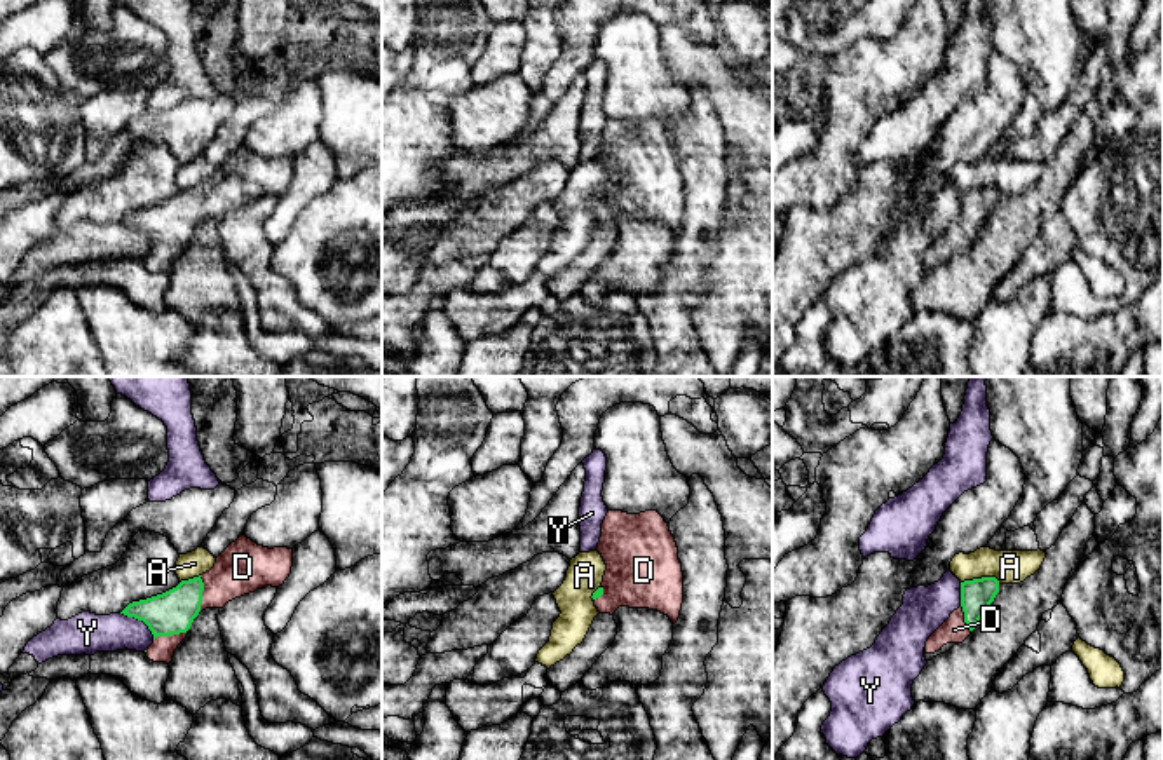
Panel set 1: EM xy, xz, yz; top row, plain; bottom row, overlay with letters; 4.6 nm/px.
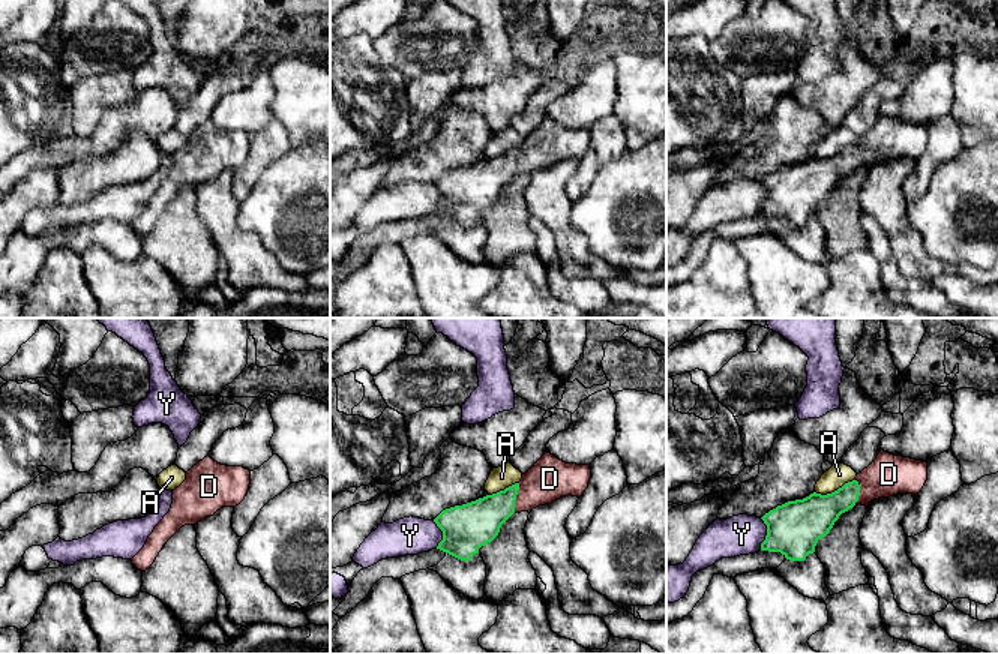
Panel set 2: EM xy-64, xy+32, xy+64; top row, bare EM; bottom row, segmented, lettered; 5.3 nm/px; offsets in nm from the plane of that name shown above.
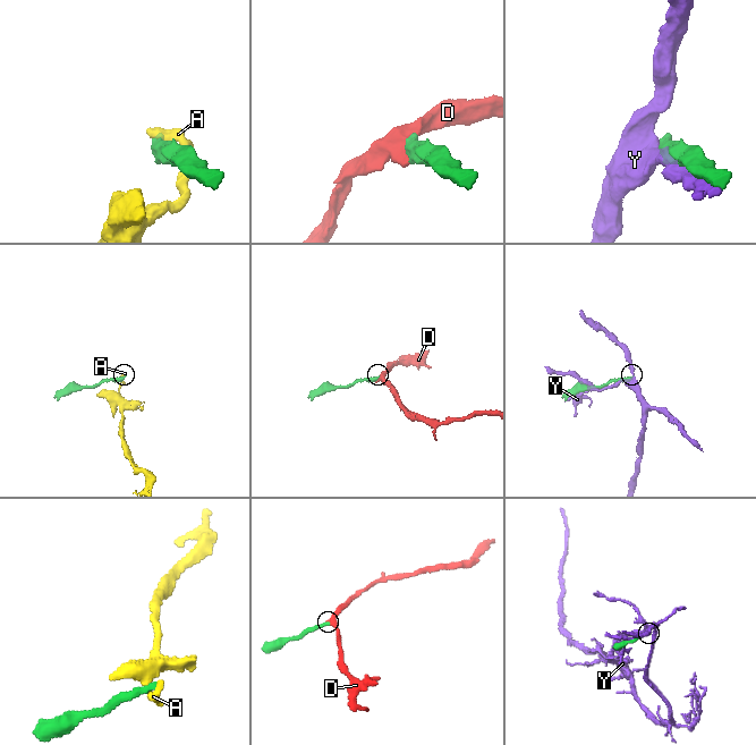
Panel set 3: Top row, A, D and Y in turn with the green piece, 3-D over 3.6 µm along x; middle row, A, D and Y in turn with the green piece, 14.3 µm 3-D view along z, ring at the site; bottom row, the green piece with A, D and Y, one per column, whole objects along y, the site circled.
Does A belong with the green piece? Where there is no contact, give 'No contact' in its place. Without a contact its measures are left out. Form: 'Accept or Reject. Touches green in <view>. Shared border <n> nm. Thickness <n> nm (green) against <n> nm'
Reject. Touches green in yz. Shared border 180 nm. Thickness 150 nm (green) against 160 nm

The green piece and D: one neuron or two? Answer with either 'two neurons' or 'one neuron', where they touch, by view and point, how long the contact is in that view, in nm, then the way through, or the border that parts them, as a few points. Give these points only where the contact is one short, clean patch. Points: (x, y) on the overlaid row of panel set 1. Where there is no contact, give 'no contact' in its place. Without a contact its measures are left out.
one neuron; meets green in xy at (201, 595); contact 180 nm long

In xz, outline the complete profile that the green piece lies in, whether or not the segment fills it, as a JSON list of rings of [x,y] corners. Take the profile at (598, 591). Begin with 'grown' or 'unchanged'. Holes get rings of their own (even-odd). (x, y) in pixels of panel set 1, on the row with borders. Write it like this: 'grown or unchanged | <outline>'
grown | [[[609,511],[596,551],[607,570],[593,593],[600,614],[619,607],[657,610],[675,624],[684,603],[684,572],[668,523],[657,511]]]

